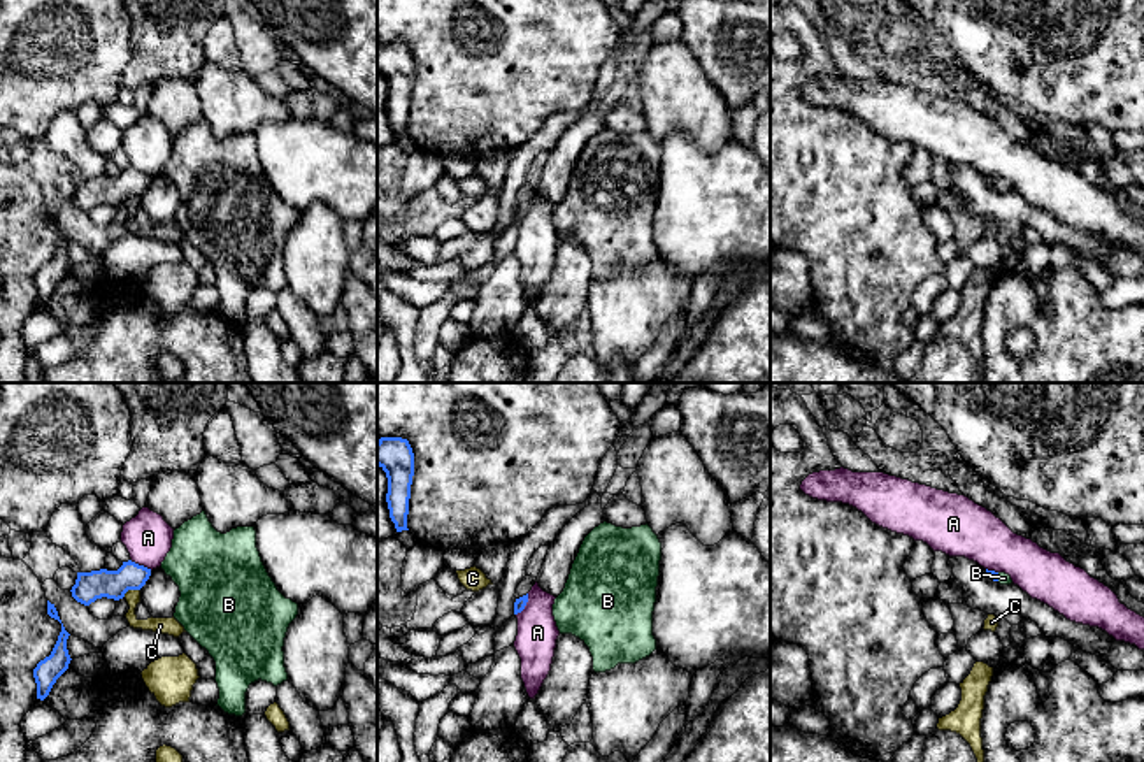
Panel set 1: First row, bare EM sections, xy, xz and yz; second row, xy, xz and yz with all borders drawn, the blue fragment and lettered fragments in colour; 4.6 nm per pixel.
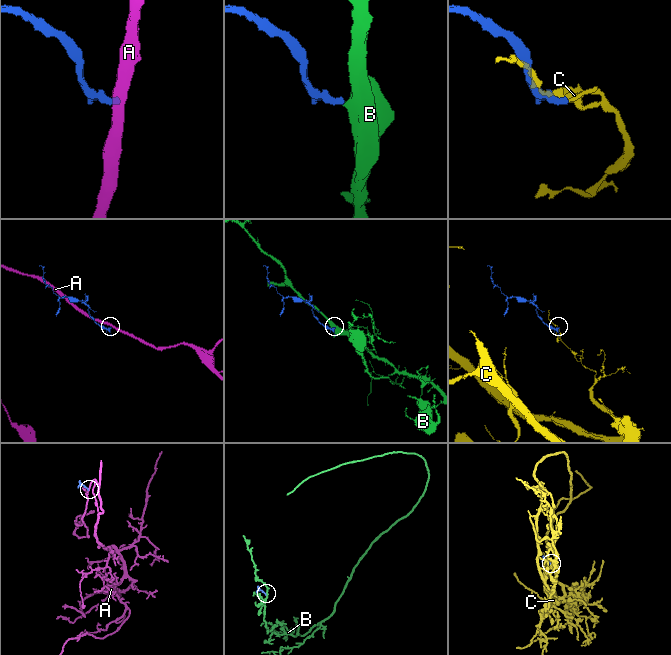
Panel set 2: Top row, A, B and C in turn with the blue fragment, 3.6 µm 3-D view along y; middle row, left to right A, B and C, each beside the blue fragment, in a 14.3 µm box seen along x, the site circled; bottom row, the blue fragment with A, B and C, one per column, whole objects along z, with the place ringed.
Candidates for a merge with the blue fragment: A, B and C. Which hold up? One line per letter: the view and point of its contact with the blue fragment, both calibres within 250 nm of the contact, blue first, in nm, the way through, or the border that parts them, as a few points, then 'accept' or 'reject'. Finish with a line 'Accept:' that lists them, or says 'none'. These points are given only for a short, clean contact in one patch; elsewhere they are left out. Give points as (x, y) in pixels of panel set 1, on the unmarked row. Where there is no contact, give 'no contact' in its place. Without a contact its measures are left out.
A: meets blue in xz at (525, 211); 50 nm thick on the blue side, 190 nm on the other; border along xz (529, 201), (527, 211), (516, 222); reject
B: meets blue in yz at (997, 183); 50 nm thick on the blue side, 50 nm on the other; runs through yz (992, 181), (997, 183), (1004, 185); accept
C: meets blue in xy at (130, 195); 130 nm thick on the blue side, 80 nm on the other; border along xy (139, 195), (130, 195), (123, 202); reject
Accept: B

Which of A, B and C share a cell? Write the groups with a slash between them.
A / B / C

